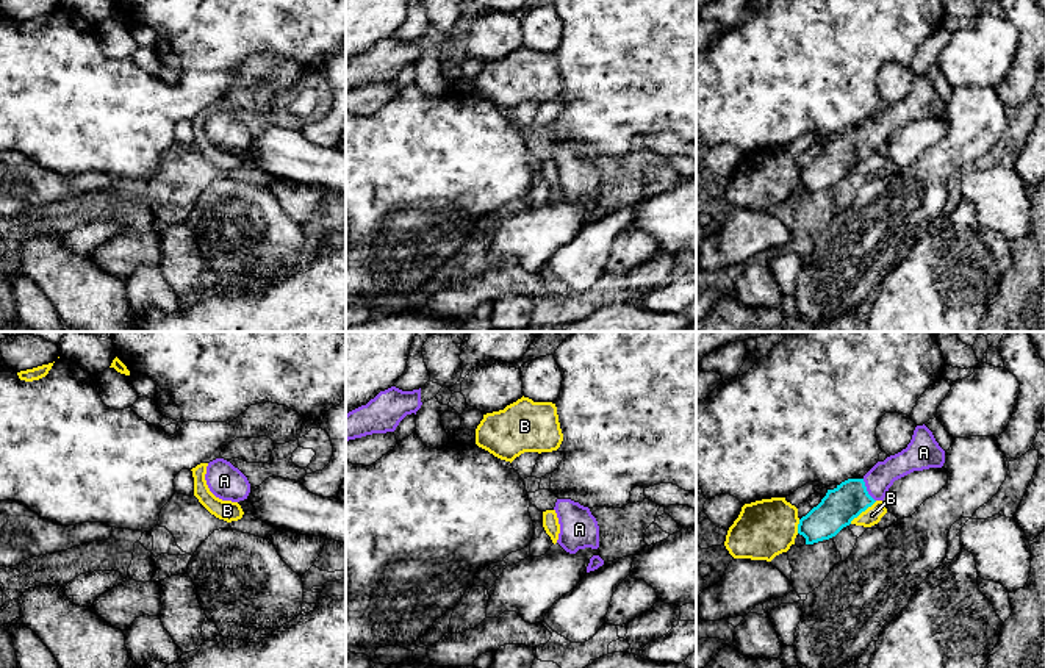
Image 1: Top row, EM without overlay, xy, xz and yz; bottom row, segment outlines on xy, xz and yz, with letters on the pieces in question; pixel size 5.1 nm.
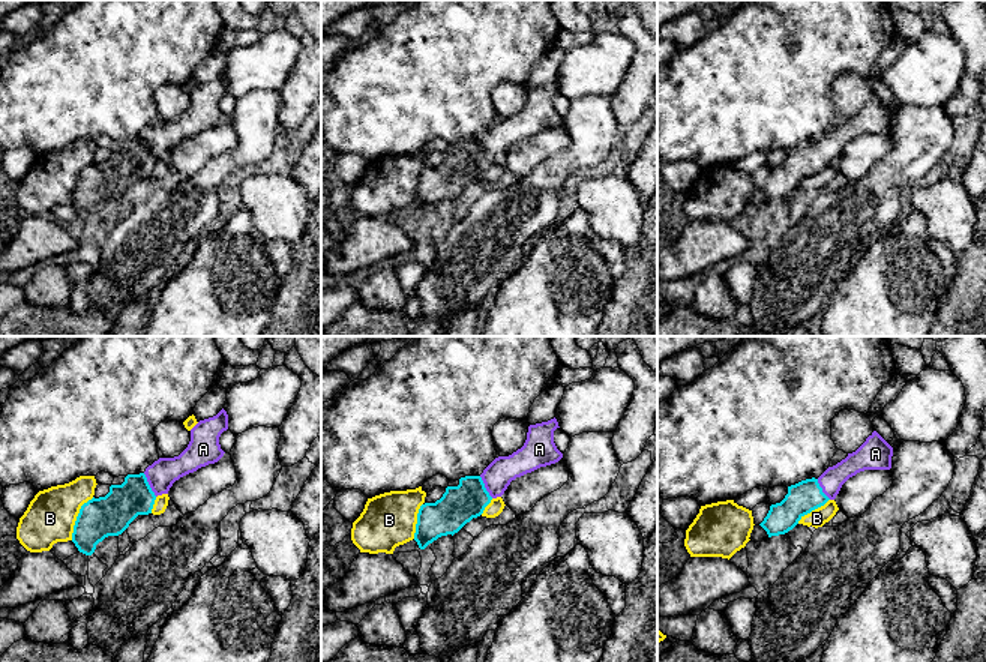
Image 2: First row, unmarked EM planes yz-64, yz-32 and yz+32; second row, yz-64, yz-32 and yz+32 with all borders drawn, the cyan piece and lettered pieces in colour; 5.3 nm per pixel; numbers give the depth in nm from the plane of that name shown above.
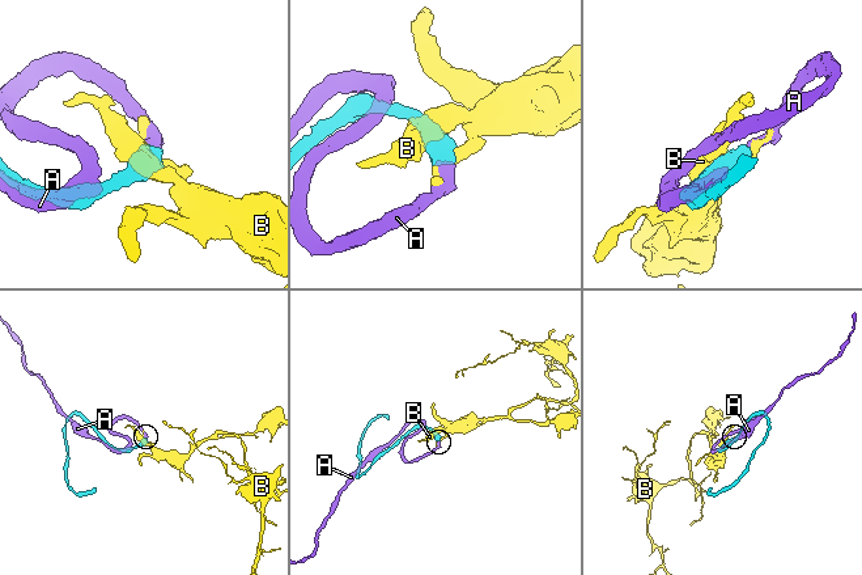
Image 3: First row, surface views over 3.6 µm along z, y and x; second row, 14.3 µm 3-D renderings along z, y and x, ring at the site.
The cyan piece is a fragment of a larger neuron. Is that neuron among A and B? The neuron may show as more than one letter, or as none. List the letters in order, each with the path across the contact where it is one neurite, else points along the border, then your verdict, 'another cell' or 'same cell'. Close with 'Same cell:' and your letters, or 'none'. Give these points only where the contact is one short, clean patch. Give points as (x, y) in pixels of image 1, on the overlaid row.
A: same cell
B: another cell
Same cell: A

